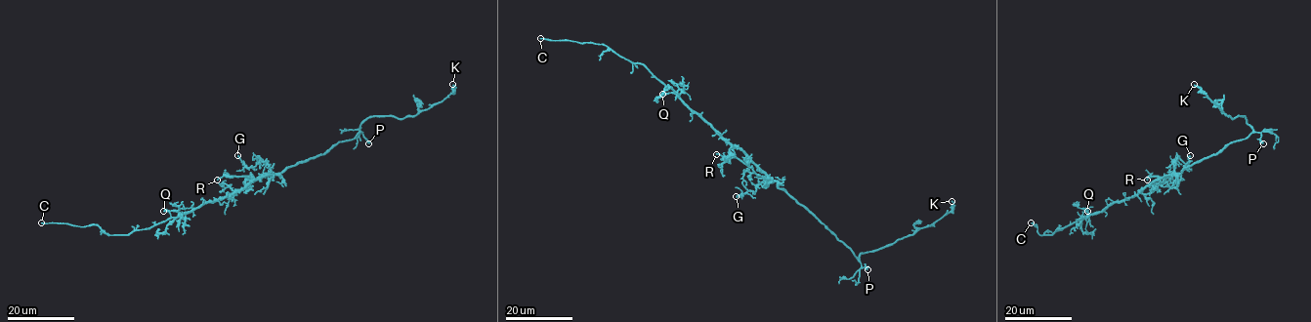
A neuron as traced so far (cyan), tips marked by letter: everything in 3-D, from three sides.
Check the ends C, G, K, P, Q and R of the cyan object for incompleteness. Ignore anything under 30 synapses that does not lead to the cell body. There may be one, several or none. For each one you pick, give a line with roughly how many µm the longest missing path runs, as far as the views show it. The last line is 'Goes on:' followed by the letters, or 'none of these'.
C: 2 µm
Q: 10 µm
Goes on: C, Q

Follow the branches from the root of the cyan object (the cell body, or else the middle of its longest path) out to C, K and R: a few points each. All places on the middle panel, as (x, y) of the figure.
C: (759, 169), (642, 63), (620, 58), (604, 45), (540, 38)
K: (759, 169), (805, 206), (858, 260), (862, 253), (892, 244), (936, 221), (951, 210), (951, 201)
R: (759, 169), (765, 177), (759, 176), (736, 157), (716, 154)

